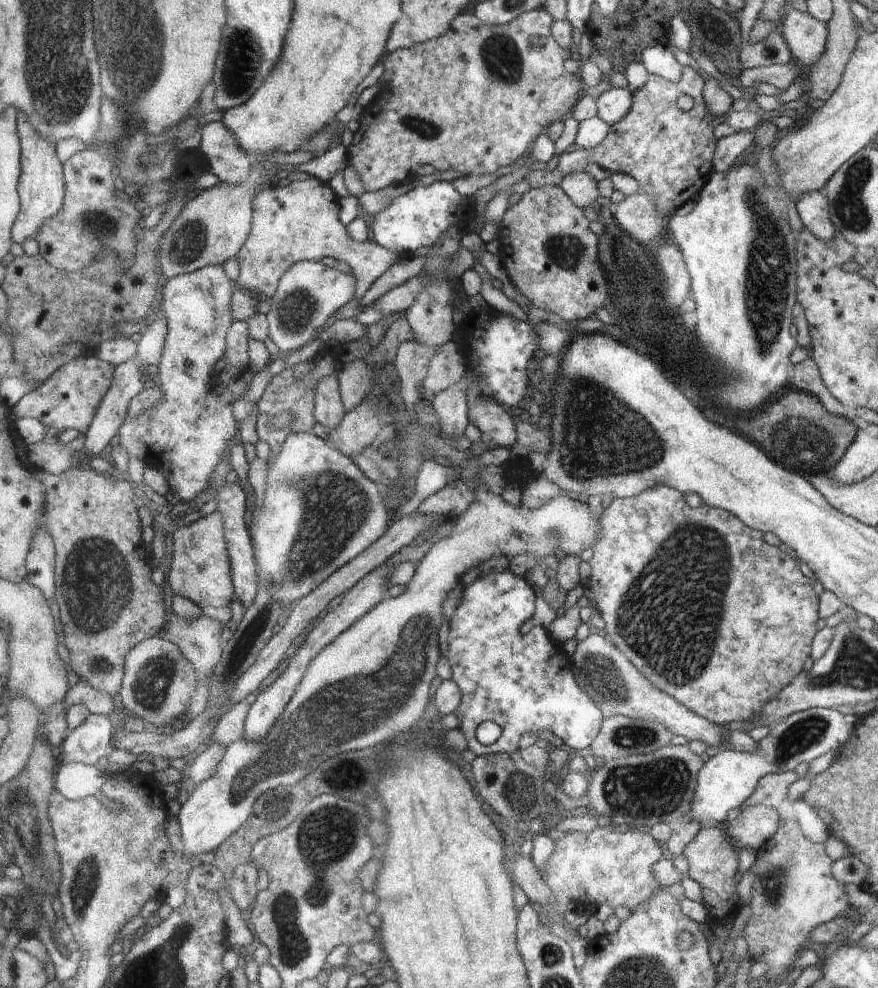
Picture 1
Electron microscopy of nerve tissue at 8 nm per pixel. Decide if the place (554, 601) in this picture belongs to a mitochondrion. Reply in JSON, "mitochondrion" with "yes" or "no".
{"mitochondrion":"no"}

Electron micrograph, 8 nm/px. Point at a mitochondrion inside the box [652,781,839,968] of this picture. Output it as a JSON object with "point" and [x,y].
{"point":[774,881]}

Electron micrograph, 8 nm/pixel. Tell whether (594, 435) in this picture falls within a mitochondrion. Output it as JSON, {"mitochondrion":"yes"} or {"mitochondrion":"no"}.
{"mitochondrion":"yes"}

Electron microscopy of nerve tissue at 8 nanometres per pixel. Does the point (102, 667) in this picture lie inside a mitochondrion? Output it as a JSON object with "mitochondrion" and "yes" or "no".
{"mitochondrion":"yes"}

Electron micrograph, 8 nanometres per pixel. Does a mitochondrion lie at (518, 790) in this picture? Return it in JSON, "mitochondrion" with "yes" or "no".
{"mitochondrion":"yes"}

